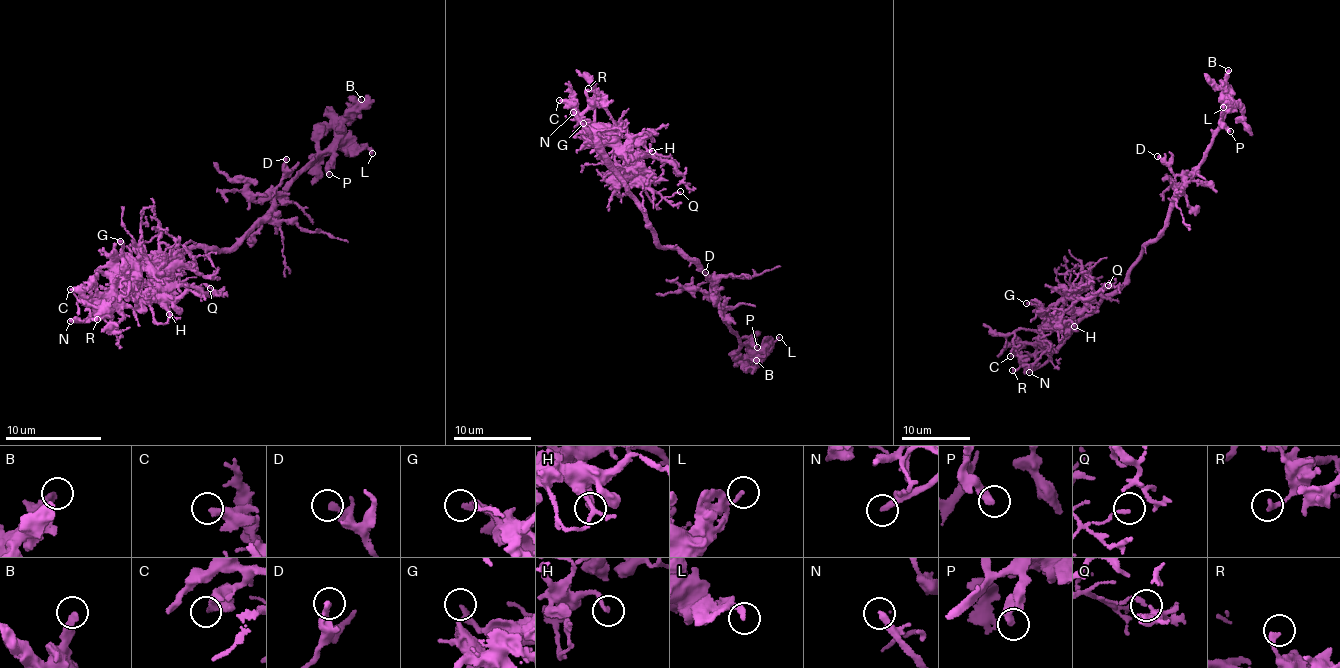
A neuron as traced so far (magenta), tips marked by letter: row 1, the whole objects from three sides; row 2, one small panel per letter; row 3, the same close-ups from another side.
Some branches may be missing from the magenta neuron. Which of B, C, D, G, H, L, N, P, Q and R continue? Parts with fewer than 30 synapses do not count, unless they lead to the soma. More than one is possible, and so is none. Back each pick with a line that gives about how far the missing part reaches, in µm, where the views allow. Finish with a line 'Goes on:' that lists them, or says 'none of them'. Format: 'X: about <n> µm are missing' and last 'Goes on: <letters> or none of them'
N: about 50 µm are missing
Goes on: N

